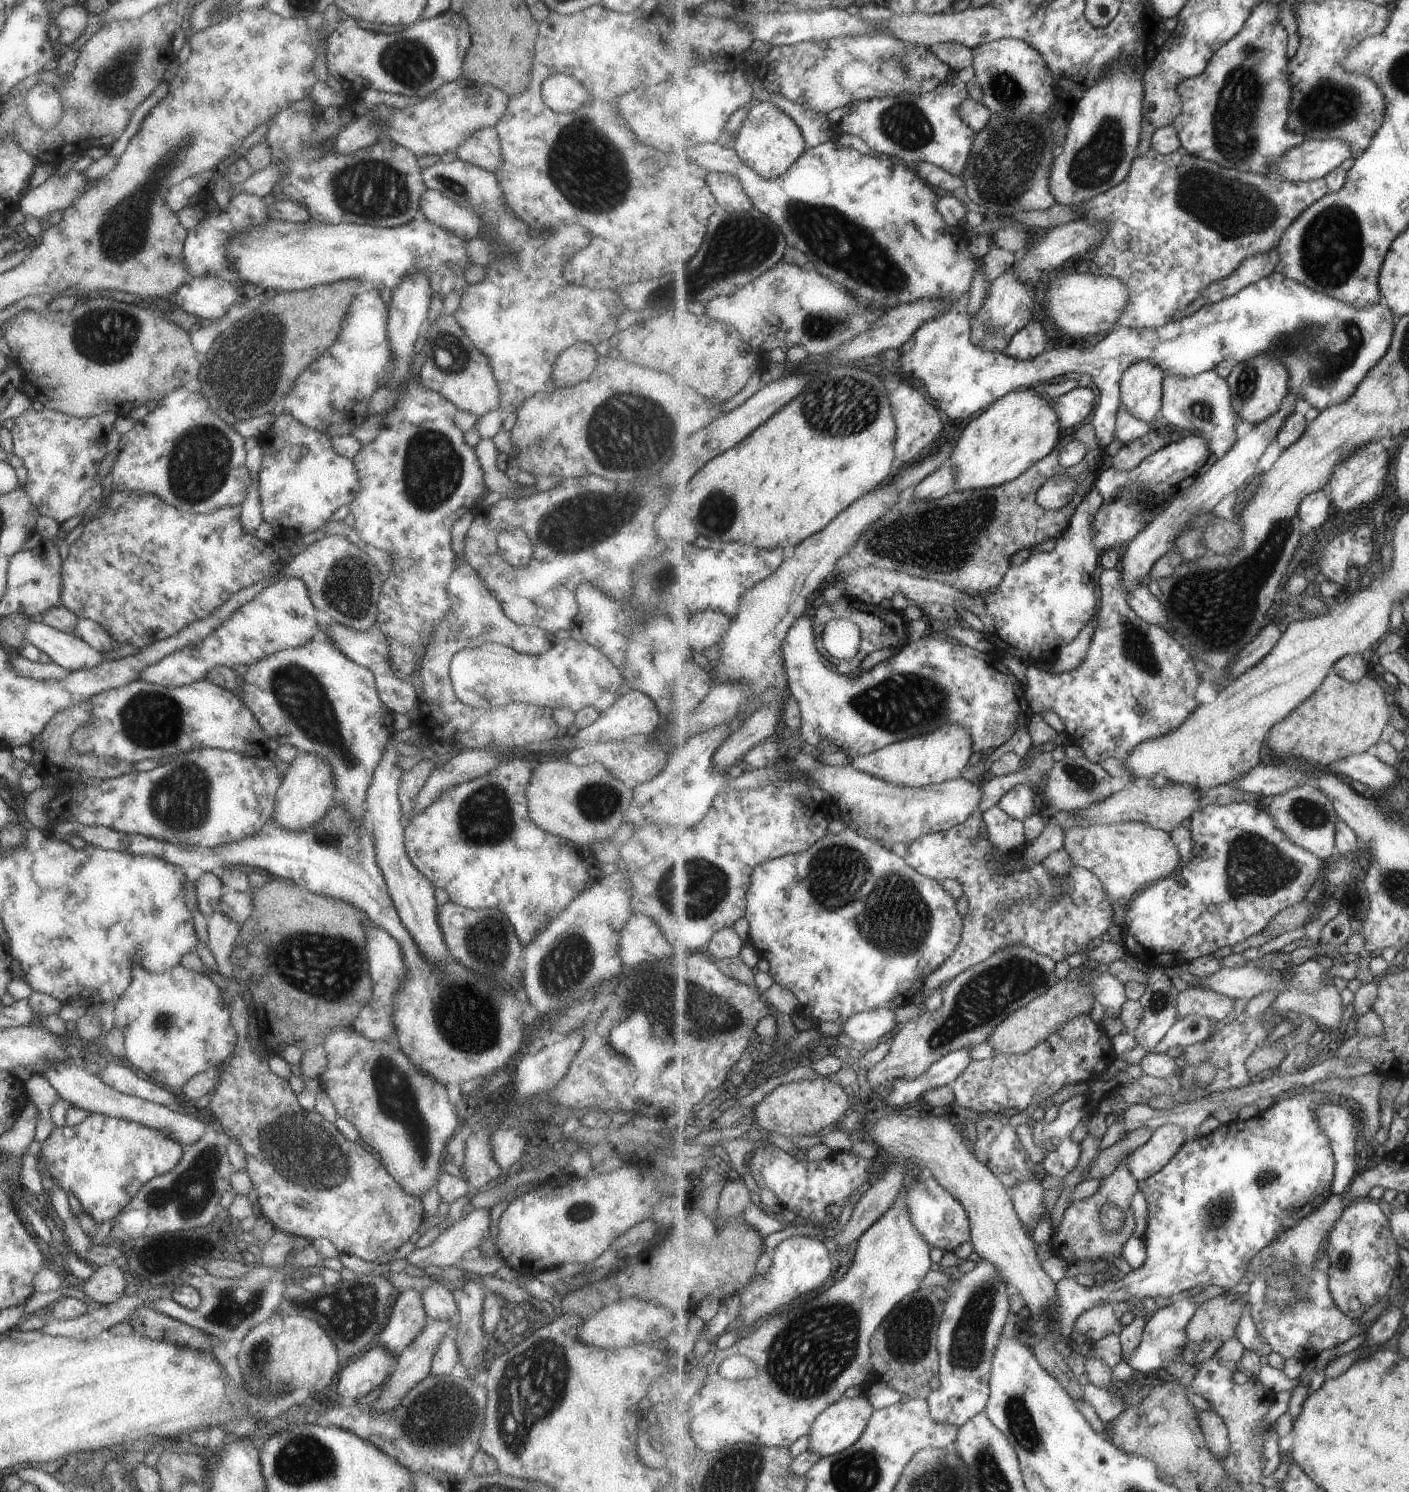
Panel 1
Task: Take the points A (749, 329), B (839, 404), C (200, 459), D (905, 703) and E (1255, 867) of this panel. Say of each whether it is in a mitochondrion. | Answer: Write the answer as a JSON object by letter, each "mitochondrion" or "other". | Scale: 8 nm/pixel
{"A":"other","B":"mitochondrion","C":"mitochondrion","D":"mitochondrion","E":"mitochondrion"}

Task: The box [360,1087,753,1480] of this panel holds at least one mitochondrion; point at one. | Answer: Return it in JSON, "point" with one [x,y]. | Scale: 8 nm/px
{"point":[529,1387]}

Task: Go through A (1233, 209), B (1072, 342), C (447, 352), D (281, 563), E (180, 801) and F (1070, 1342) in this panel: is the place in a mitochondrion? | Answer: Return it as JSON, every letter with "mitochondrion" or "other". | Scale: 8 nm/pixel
{"A":"mitochondrion","B":"other","C":"mitochondrion","D":"other","E":"mitochondrion","F":"other"}

